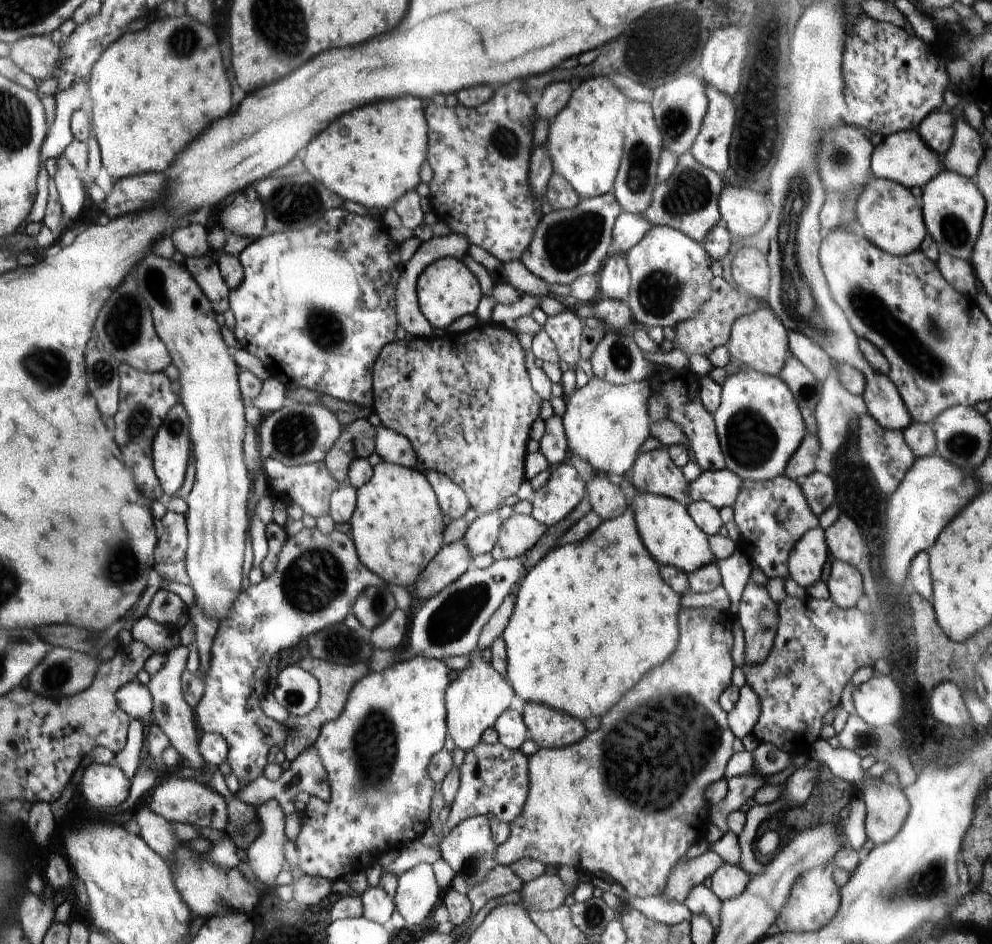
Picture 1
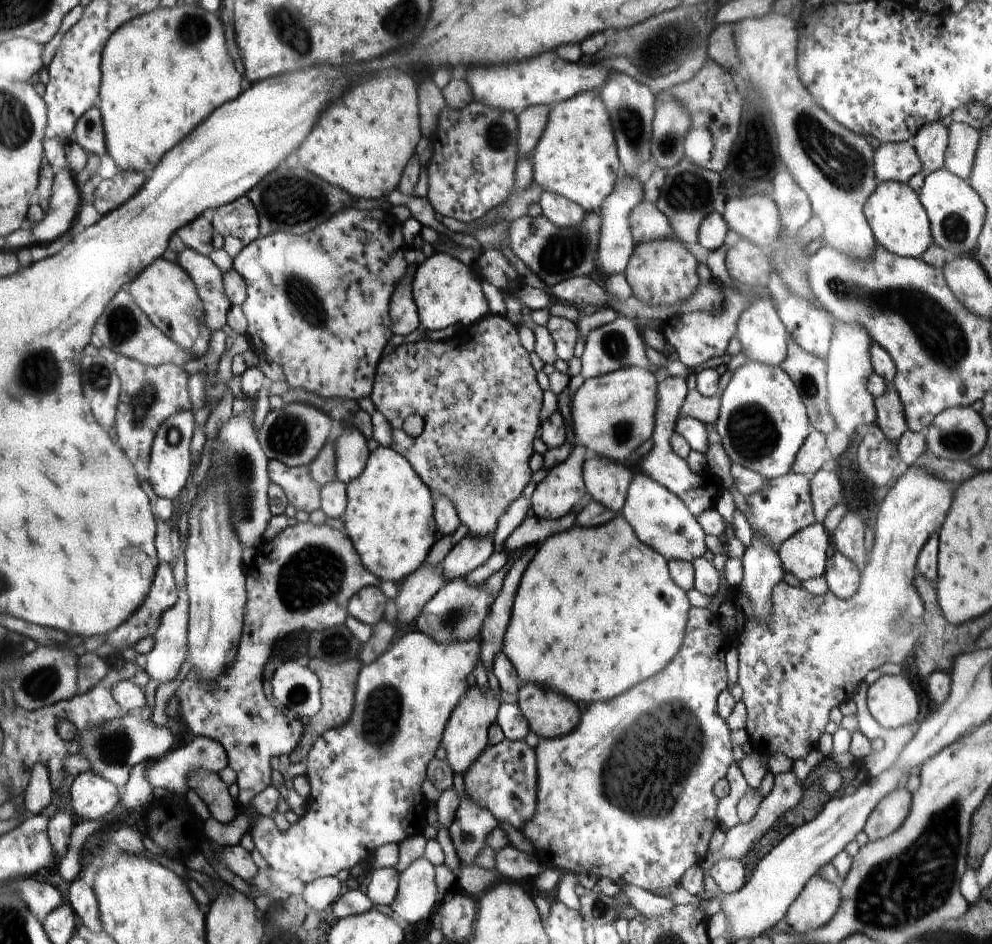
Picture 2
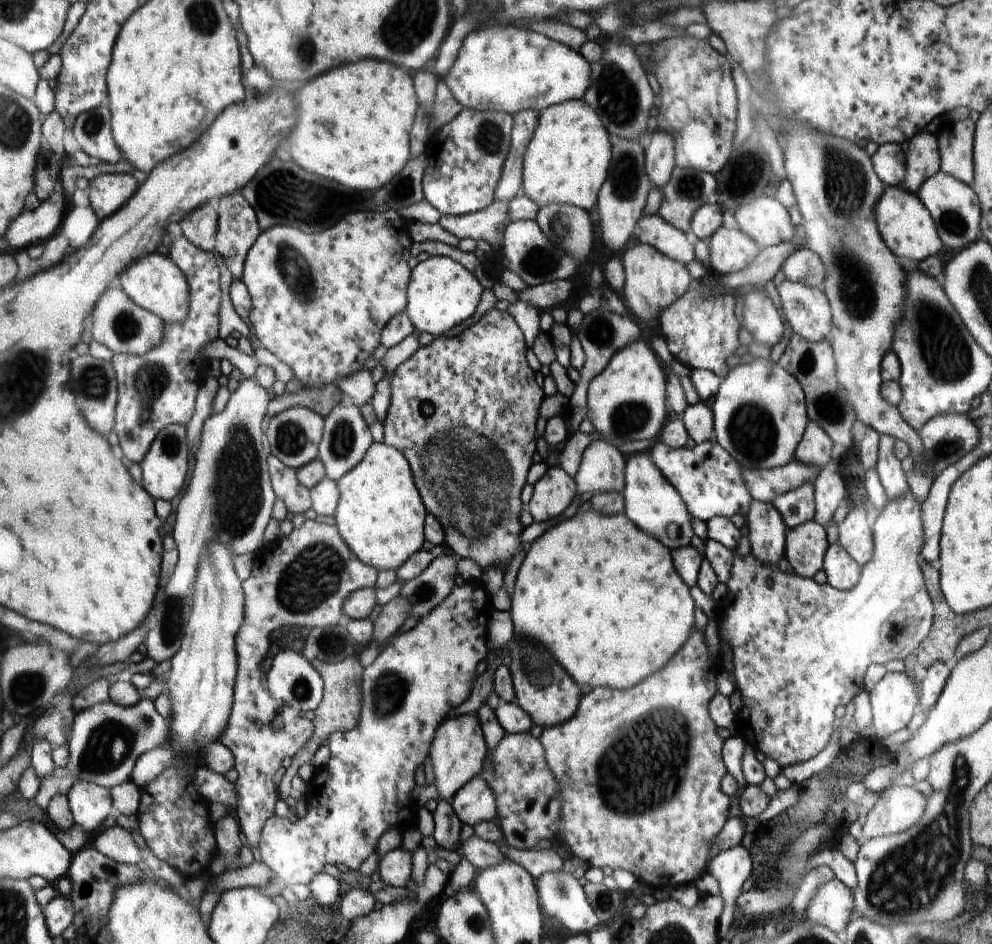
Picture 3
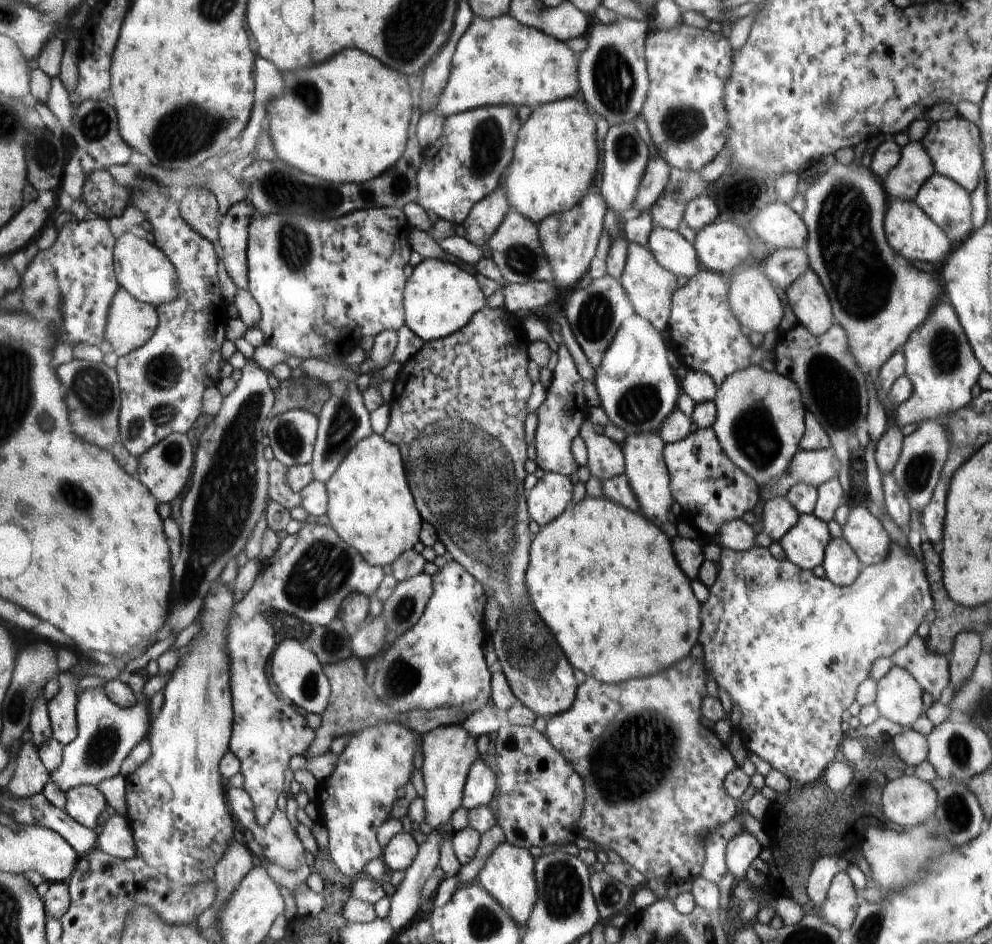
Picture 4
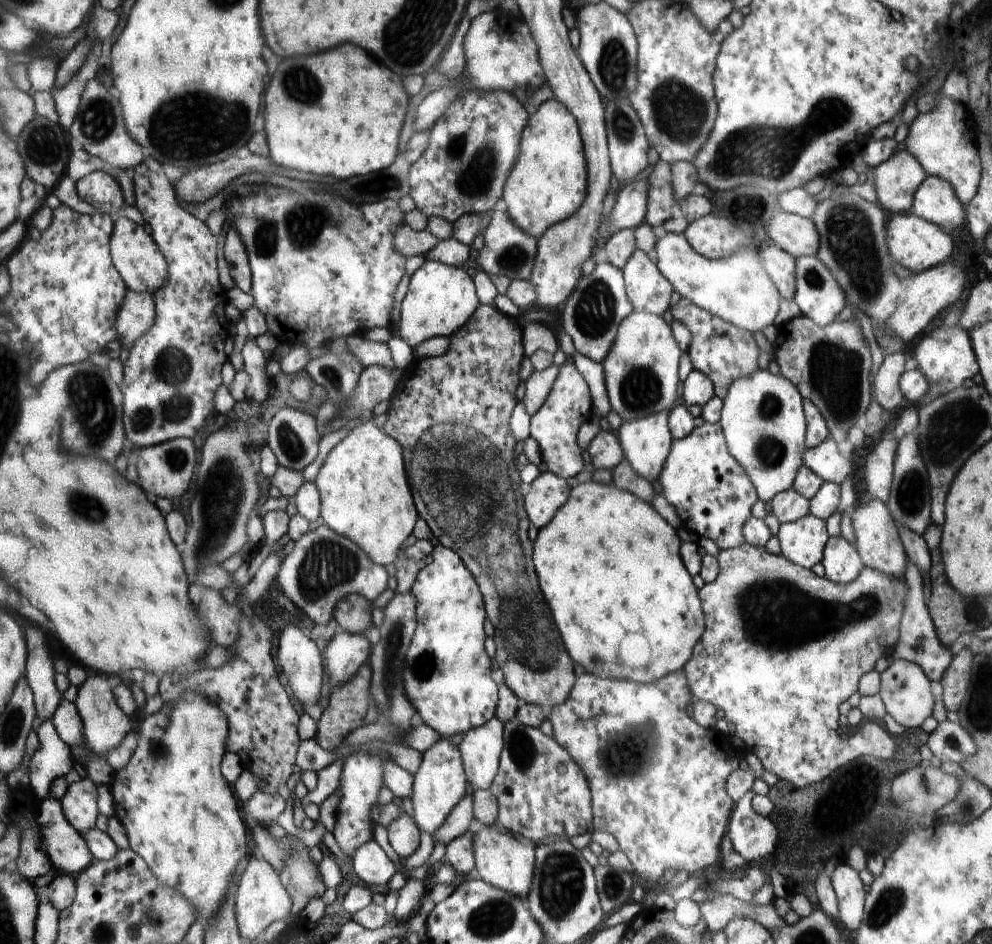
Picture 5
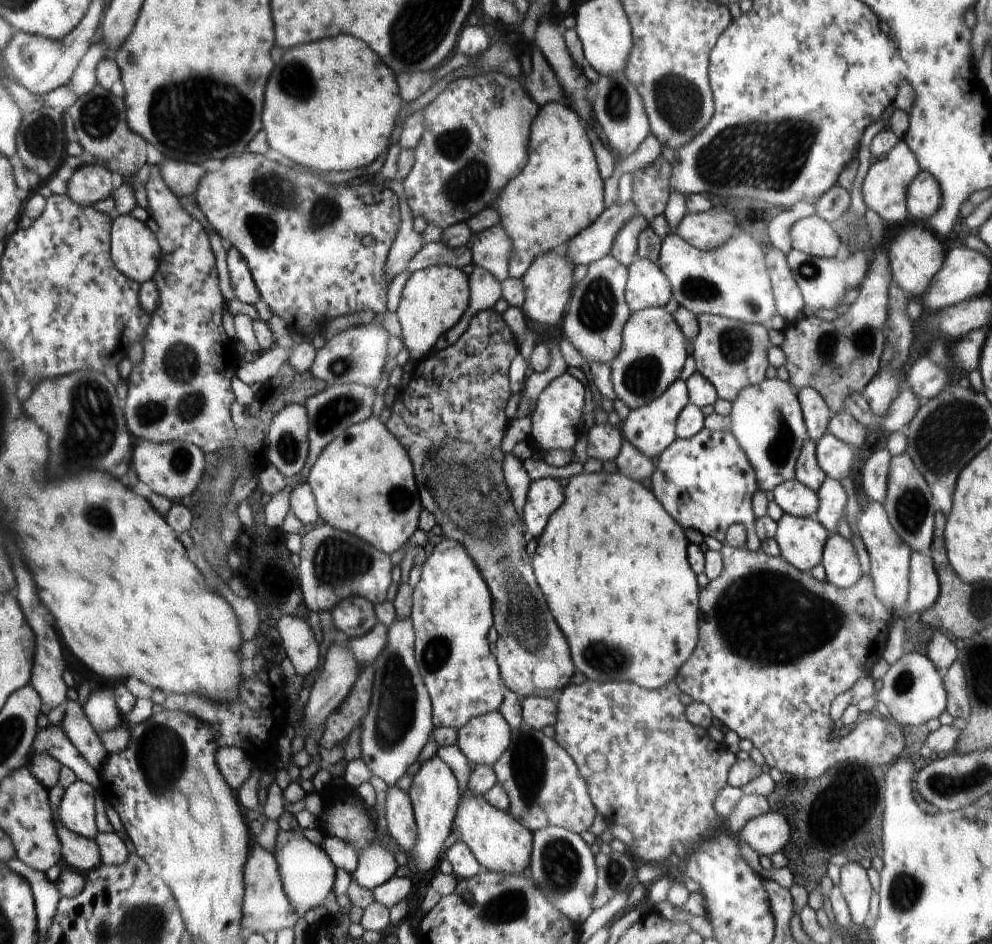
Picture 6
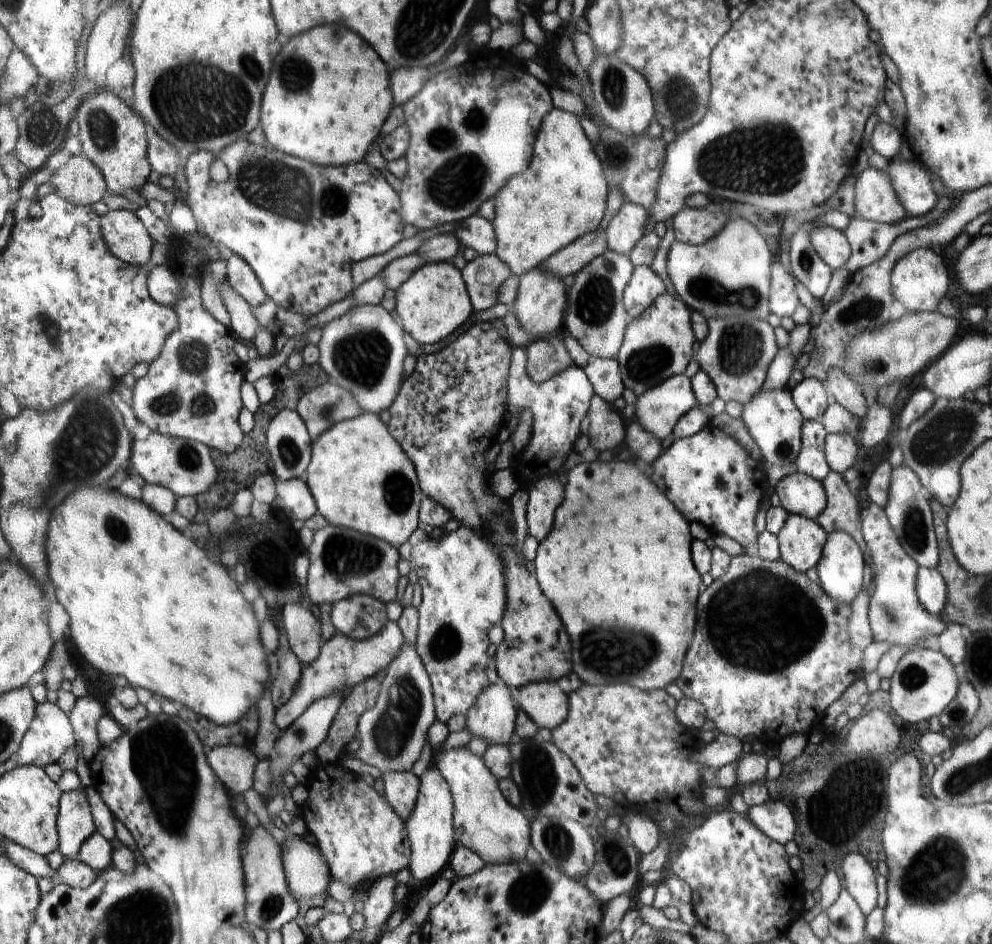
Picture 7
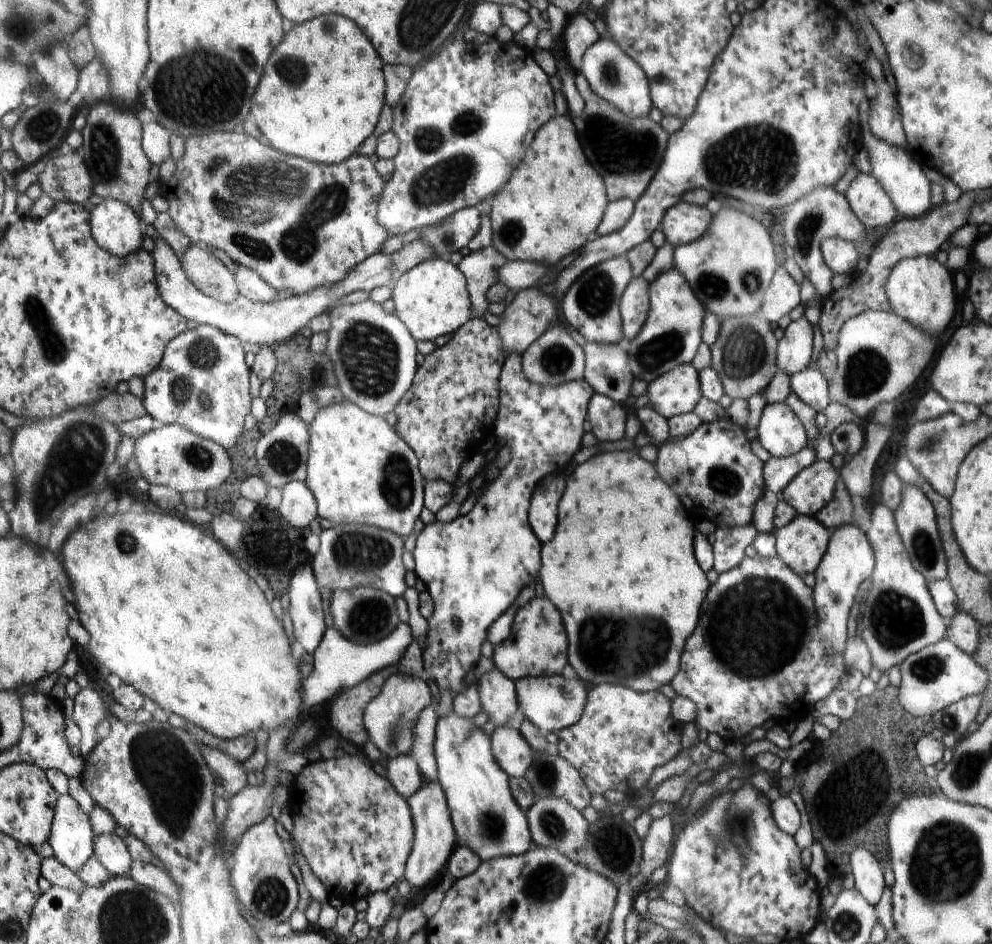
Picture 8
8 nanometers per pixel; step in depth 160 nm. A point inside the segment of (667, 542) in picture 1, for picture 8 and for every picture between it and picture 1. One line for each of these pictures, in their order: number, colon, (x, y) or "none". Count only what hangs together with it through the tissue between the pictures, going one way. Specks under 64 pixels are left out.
2: (663, 522)
3: (653, 504)
4: (648, 473)
5: (647, 442)
6: (652, 428)
7: (659, 409)
8: (677, 392)

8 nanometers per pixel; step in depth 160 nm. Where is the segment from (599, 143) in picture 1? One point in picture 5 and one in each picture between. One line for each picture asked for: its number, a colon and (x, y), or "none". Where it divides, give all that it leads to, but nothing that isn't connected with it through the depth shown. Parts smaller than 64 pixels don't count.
2: (576, 158)
3: (567, 161)
4: (555, 165)
5: (549, 183)

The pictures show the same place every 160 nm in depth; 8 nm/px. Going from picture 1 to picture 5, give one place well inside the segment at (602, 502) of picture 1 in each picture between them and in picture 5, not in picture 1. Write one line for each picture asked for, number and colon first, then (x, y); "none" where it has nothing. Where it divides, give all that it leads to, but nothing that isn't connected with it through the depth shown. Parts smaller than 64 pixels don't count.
2: (607, 482)
3: (602, 469)
4: (605, 461)
5: (605, 452)

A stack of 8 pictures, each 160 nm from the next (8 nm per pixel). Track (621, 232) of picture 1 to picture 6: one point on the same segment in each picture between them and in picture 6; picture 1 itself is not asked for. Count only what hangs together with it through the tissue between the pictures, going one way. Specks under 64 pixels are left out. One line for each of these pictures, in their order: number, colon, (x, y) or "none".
2: (648, 223)
3: (652, 229)
4: (672, 250)
5: (738, 289)
6: (731, 281)

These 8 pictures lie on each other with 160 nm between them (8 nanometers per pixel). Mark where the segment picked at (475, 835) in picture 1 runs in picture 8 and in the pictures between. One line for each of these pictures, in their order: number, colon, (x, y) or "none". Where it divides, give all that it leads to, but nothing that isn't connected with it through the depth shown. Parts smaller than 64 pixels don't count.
2: (472, 824)
3: (475, 802)
4: (480, 789)
5: (480, 749)
6: (482, 741)
7: (493, 717)
8: (499, 700)

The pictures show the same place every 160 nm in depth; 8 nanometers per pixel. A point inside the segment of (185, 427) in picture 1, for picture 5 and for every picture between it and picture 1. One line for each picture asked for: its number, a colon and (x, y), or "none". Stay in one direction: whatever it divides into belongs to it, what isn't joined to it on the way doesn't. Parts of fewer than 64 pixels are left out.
2: (171, 464)
3: (165, 469)
4: (166, 470)
5: (167, 470)

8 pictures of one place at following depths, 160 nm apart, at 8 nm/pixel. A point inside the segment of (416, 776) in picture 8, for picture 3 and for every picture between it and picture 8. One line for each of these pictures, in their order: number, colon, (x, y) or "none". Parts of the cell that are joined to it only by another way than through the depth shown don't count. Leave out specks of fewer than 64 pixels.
3: (395, 868)
4: (399, 853)
5: (404, 835)
6: (399, 814)
7: (402, 788)

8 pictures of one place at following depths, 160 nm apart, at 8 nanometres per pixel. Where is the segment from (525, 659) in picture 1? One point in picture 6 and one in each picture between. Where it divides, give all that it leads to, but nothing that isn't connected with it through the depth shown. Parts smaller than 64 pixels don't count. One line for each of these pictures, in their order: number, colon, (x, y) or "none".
2: (589, 628)
3: (593, 590)
4: (605, 579)
5: (626, 607)
6: (632, 615)

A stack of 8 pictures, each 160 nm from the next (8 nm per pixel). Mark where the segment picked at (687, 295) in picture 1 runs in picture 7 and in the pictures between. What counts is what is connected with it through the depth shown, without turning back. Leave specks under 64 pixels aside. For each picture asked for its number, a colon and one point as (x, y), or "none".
2: (663, 271)
3: (653, 281)
4: (650, 286)
5: (649, 290)
6: (648, 286)
7: (644, 287)

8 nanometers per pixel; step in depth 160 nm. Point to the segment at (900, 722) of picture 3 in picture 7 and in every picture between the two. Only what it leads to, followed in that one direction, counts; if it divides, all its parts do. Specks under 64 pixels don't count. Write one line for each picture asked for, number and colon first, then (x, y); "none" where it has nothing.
4: (899, 699)
5: (905, 689)
6: (912, 691)
7: (924, 683)

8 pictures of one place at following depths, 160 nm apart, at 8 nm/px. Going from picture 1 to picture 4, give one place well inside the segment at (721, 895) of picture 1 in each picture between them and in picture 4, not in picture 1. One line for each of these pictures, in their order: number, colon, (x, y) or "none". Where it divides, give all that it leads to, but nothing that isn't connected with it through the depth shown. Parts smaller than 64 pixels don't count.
2: (729, 874)
3: (731, 867)
4: (740, 852)

